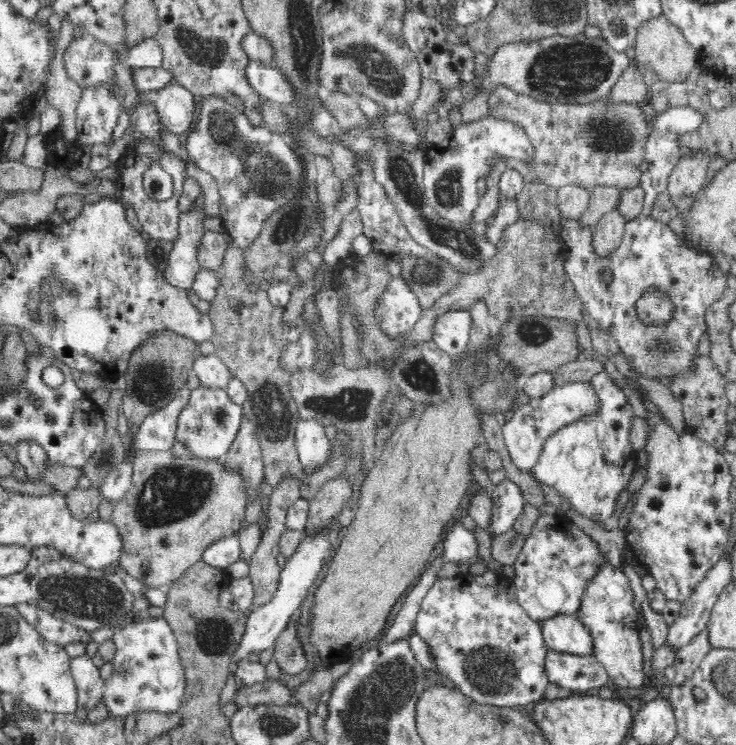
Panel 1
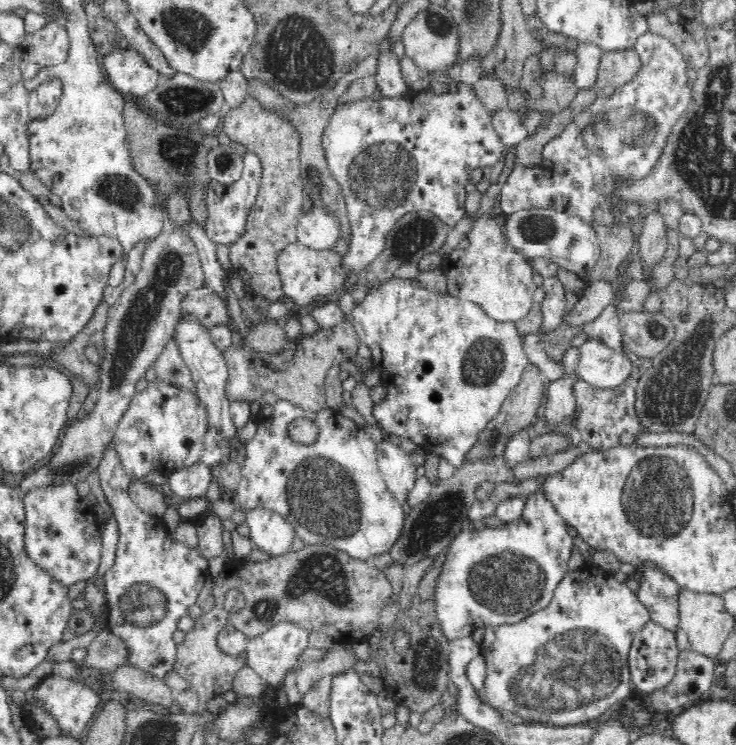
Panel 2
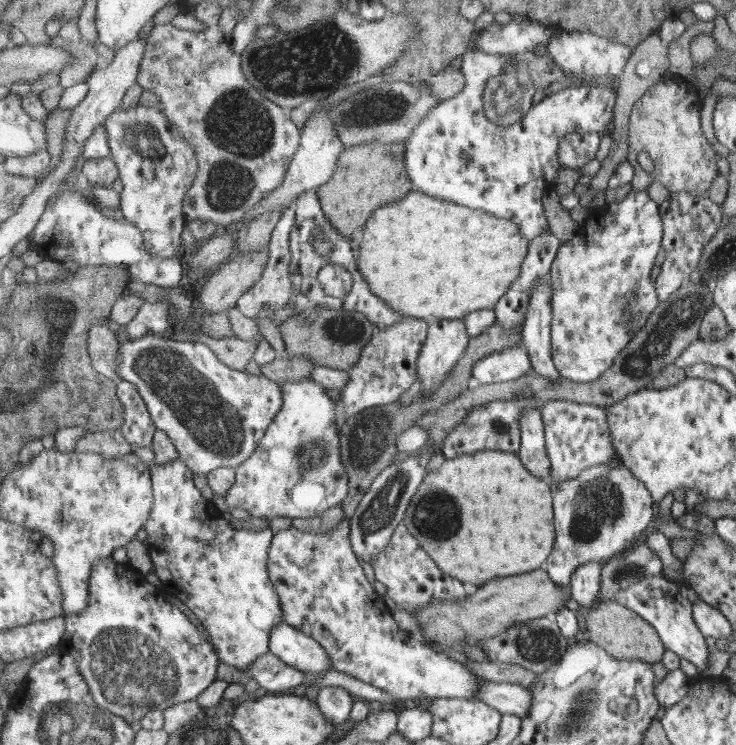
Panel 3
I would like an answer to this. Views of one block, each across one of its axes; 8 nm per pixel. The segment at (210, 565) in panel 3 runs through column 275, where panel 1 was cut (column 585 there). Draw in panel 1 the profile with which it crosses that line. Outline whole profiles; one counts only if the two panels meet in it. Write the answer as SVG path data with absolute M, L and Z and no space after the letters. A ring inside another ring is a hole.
M604 560L594 578L586 582L586 590L580 598L580 606L574 612L575 618L590 631L592 656L606 669L609 678L621 688L640 687L645 679L642 663L638 612L634 607L634 593L625 574Z

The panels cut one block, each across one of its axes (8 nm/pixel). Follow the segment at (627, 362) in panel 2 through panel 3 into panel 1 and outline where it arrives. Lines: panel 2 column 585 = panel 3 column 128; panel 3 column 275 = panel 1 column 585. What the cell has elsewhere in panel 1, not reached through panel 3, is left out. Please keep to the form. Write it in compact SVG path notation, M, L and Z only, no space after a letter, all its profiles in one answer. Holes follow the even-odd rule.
M570 382L554 386L546 395L532 399L530 404L515 406L508 414L507 422L502 426L509 455L515 466L523 473L530 473L536 464L544 443L564 426L571 425L588 416L594 416L602 410L600 395L594 392L588 382Z

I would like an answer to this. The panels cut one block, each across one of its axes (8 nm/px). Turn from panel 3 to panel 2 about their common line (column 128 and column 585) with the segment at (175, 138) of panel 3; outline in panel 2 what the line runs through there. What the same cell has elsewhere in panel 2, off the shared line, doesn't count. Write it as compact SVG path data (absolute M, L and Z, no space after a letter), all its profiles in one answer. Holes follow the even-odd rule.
M646 31L643 36L638 38L632 48L641 62L634 78L616 88L614 96L610 98L612 102L592 101L584 112L580 112L574 118L574 122L565 126L560 134L557 134L544 146L543 154L552 162L563 166L565 172L563 174L556 172L553 169L556 166L524 168L516 164L506 183L502 186L496 202L495 210L499 218L509 216L514 212L522 212L522 210L552 207L557 212L578 216L592 226L595 209L602 208L604 204L604 187L611 189L612 179L608 178L610 172L614 175L623 175L633 179L650 174L654 163L658 162L659 154L666 146L670 127L681 117L691 99L691 88L688 86L686 74L688 65L674 44L658 32Z

